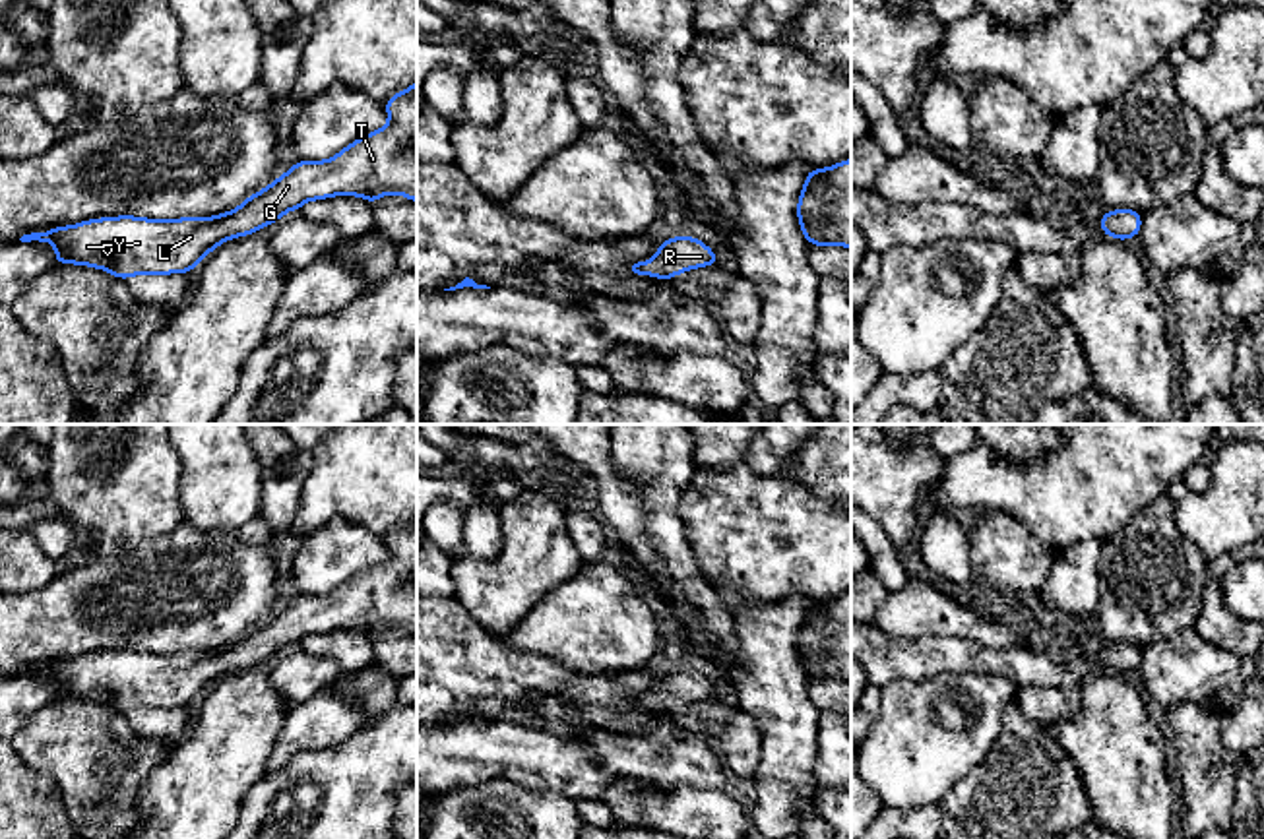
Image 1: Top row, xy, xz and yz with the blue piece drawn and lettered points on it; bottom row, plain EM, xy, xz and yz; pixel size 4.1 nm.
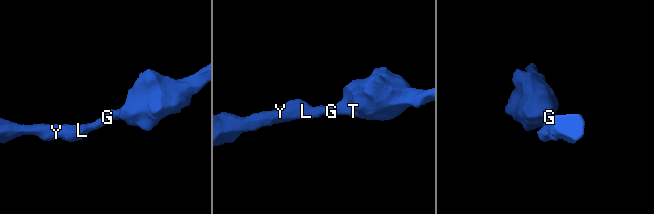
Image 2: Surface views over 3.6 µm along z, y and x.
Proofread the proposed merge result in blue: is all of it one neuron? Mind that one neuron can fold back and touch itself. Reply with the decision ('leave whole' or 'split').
leave whole

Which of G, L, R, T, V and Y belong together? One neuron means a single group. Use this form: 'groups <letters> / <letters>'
groups G L R T V Y

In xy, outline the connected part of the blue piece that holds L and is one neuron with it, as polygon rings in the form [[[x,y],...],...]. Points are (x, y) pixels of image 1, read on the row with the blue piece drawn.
[[[417,81],[382,105],[390,114],[388,126],[355,140],[328,161],[299,159],[227,213],[169,221],[134,215],[87,219],[19,240],[52,242],[52,265],[99,267],[126,281],[143,273],[192,273],[221,242],[258,233],[310,200],[359,196],[376,205],[384,194],[399,194],[417,203]]]

